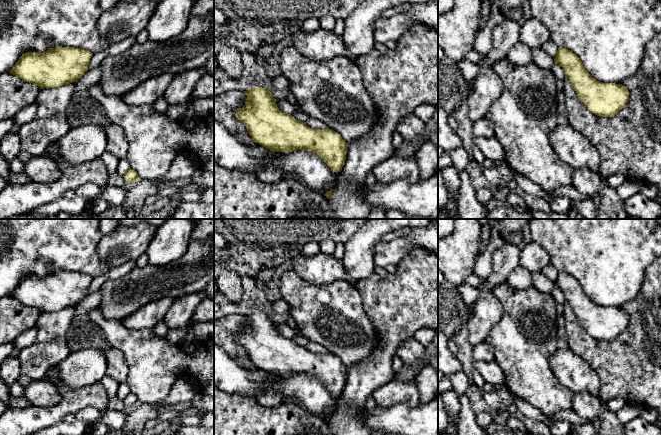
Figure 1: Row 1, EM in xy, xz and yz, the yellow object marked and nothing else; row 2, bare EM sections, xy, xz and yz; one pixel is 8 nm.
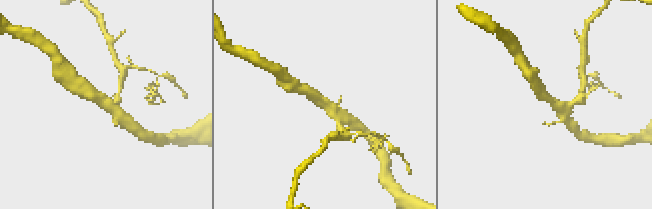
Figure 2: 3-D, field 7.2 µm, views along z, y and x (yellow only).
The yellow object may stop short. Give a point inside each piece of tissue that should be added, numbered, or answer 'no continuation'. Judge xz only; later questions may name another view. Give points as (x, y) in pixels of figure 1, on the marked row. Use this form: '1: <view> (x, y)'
no continuation

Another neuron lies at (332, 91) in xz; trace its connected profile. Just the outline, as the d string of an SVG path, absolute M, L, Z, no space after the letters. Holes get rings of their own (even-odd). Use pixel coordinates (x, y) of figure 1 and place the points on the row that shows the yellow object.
M286 47L279 54L280 74L290 82L297 105L309 117L324 122L348 144L367 138L377 123L377 108L363 86L357 65L345 56L313 61L294 47Z

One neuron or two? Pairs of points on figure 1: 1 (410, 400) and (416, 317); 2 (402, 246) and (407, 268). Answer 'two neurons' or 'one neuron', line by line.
1: two neurons
2: two neurons

